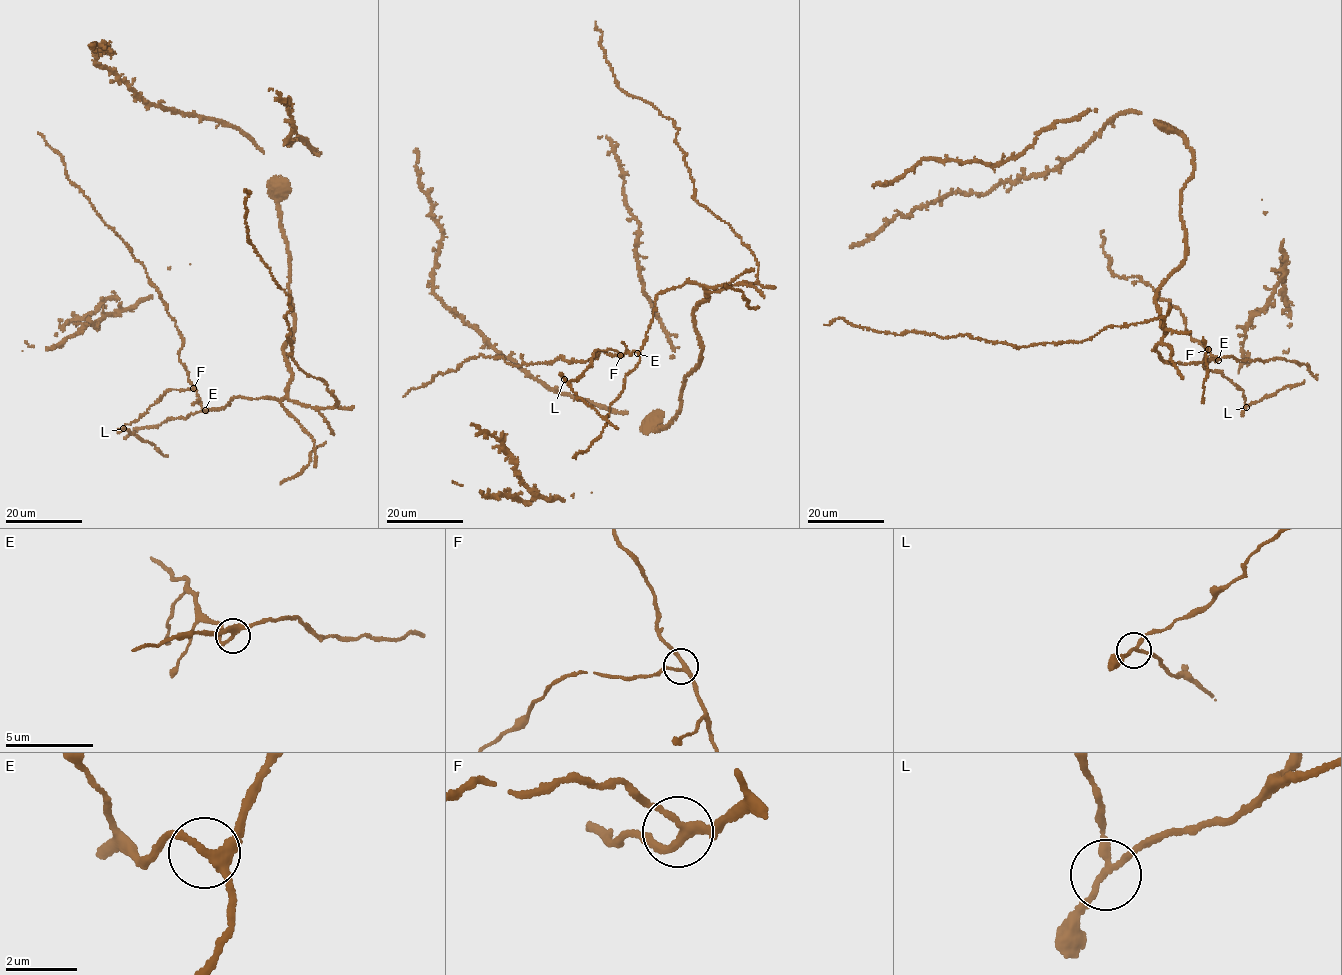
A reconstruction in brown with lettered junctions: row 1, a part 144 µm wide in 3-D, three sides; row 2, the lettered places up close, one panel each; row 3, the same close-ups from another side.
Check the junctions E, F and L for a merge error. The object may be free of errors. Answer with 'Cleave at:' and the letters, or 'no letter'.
Cleave at: L

